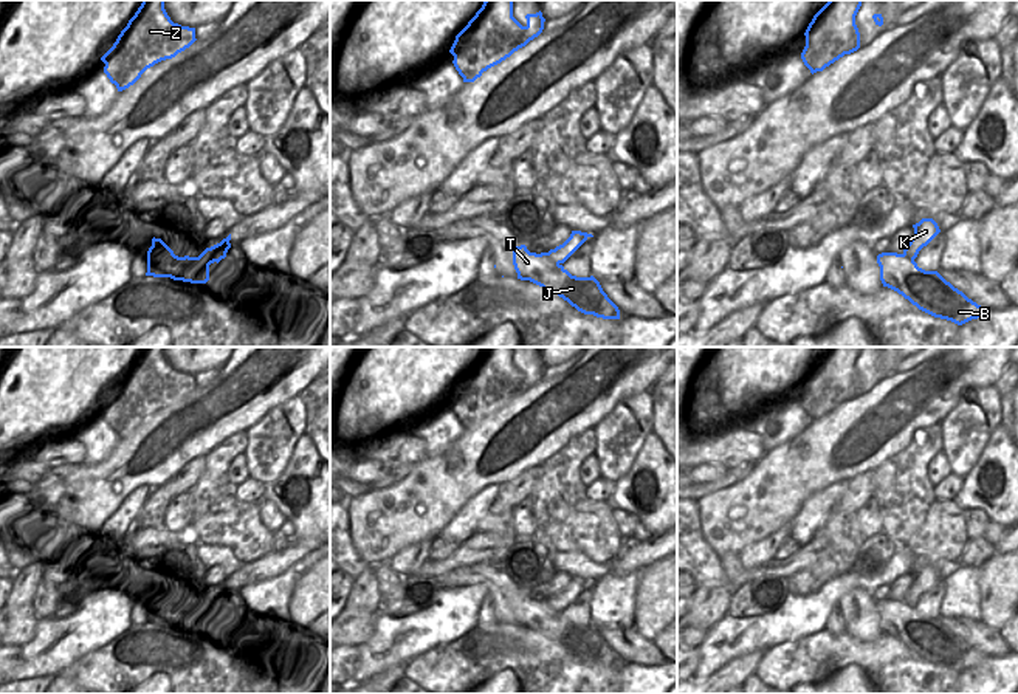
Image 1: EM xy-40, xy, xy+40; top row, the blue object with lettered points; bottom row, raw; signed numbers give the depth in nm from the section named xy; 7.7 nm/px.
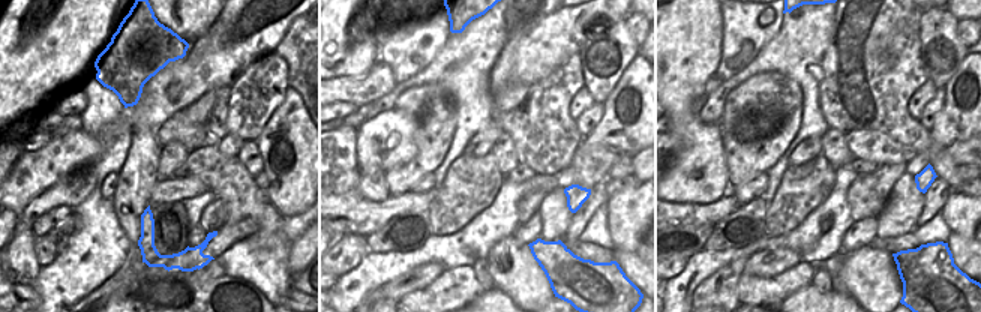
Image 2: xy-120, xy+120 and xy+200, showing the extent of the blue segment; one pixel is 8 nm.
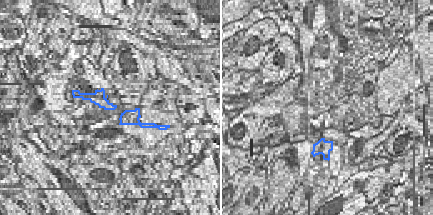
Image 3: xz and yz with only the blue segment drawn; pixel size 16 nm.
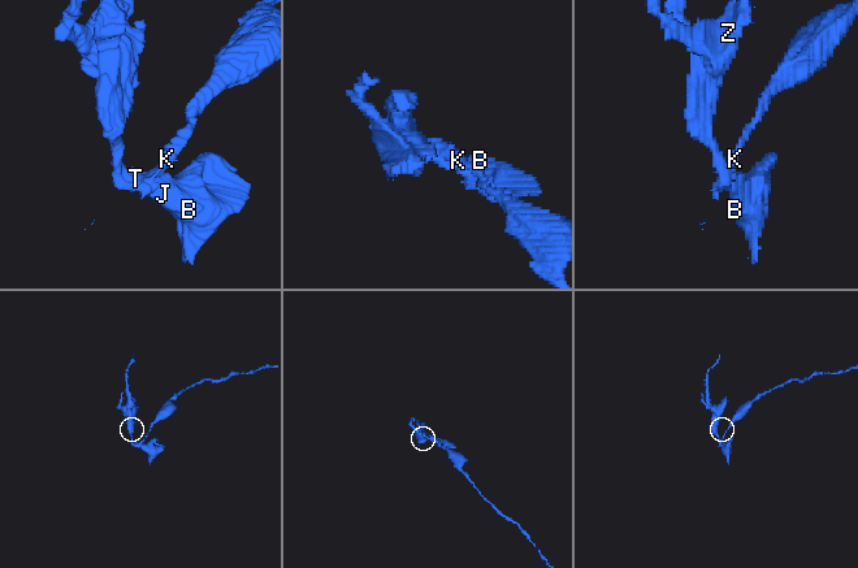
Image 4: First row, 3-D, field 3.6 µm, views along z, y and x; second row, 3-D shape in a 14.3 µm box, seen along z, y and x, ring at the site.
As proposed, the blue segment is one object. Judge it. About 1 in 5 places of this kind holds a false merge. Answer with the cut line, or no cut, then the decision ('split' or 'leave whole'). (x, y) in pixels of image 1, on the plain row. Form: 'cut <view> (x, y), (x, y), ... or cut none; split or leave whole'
cut xy-40 (196, 604), (208, 614); split

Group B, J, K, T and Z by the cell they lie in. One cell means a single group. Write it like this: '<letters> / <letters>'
B J T Z / K

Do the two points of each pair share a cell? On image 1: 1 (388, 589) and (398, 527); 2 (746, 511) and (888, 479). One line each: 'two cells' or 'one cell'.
1: two cells
2: two cells

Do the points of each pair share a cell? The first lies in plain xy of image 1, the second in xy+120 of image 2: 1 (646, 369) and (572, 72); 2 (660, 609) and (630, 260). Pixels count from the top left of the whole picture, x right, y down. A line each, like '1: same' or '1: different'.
1: different
2: different

